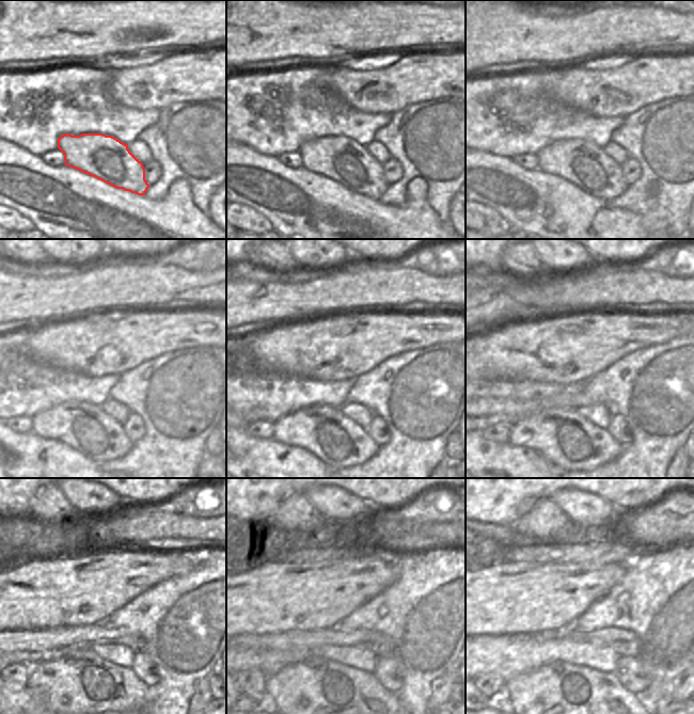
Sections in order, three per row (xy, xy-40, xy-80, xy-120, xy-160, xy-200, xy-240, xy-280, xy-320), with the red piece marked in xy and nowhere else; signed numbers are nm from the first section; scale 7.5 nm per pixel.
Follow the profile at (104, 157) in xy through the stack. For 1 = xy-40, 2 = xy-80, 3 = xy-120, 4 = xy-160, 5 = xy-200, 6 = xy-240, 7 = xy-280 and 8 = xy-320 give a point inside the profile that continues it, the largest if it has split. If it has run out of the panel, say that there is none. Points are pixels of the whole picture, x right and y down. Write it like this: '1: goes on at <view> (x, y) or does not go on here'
1: goes on at xy-40 (342, 159)
2: goes on at xy-80 (581, 162)
3: goes on at xy-120 (85, 428)
4: goes on at xy-160 (337, 441)
5: goes on at xy-200 (563, 437)
6: goes on at xy-240 (80, 682)
7: goes on at xy-280 (318, 695)
8: goes on at xy-320 (558, 695)

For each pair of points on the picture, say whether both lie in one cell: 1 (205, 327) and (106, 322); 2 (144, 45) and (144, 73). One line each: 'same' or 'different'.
1: same
2: different

